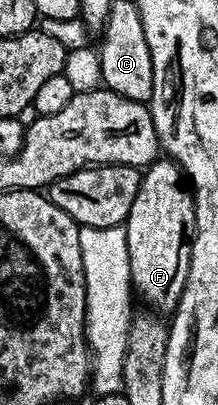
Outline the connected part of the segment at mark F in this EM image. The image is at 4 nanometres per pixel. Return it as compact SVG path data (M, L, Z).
M166 156L159 157L145 167L140 192L136 192L132 212L128 212L124 223L133 293L137 297L139 294L150 305L147 307L159 315L173 315L184 292L195 224L194 195L188 189L187 179L177 162Z

